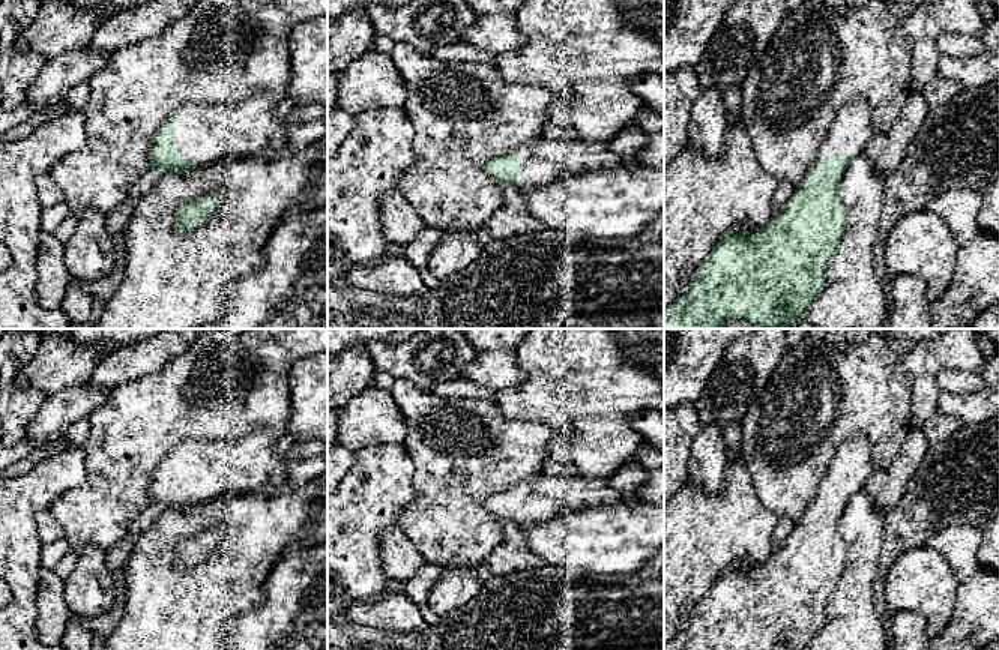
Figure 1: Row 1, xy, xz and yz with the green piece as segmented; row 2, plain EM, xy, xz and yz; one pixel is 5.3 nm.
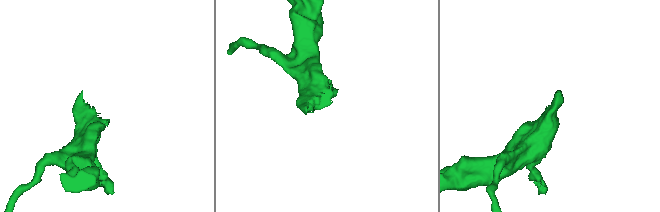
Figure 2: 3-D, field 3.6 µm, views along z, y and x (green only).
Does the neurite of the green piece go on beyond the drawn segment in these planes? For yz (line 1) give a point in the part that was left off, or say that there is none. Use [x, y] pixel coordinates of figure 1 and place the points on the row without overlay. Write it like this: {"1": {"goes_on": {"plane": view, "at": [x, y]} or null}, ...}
{"1": {"goes_on": {"plane": "yz", "at": [851, 469]}}}

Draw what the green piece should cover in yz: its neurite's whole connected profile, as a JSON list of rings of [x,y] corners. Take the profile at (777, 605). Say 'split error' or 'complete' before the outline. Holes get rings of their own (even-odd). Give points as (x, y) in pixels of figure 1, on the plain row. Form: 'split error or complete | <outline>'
split error | [[[855,434],[846,438],[837,447],[817,495],[786,542],[762,564],[729,566],[694,608],[688,629],[664,642],[664,650],[807,650],[823,627],[826,605],[844,569],[847,543],[838,531],[841,513],[852,495],[871,479],[874,470],[868,437]]]

